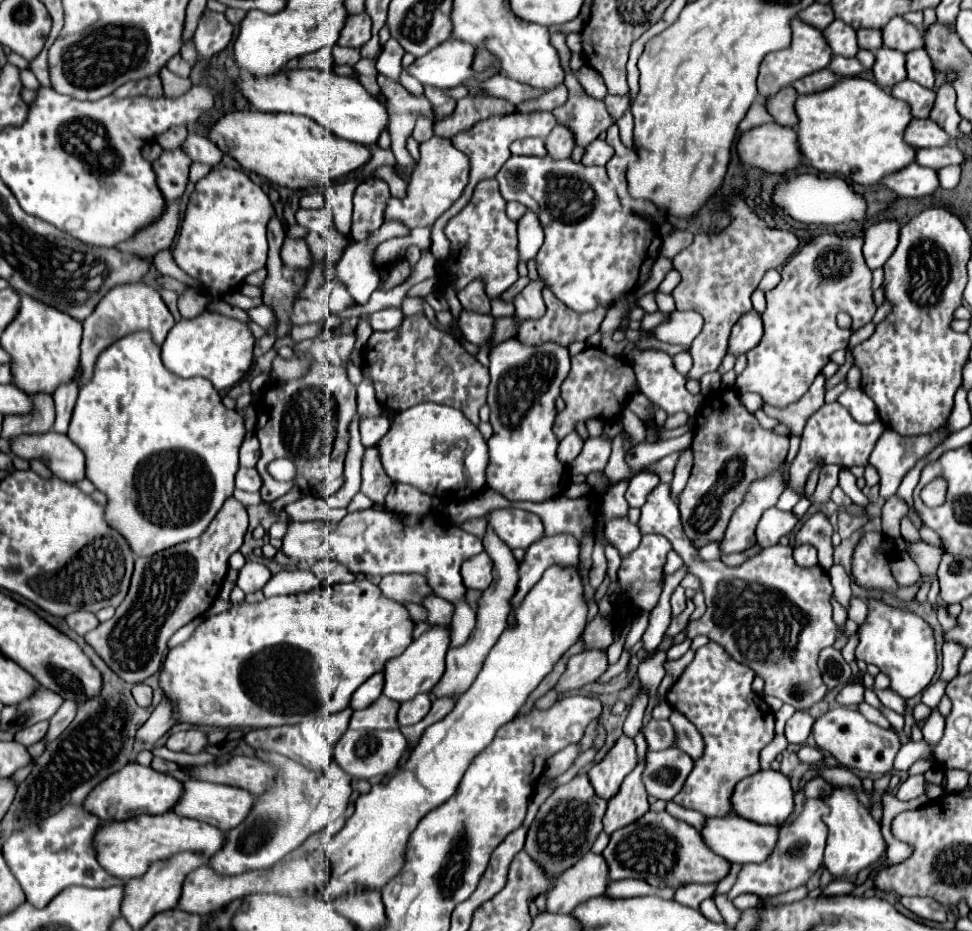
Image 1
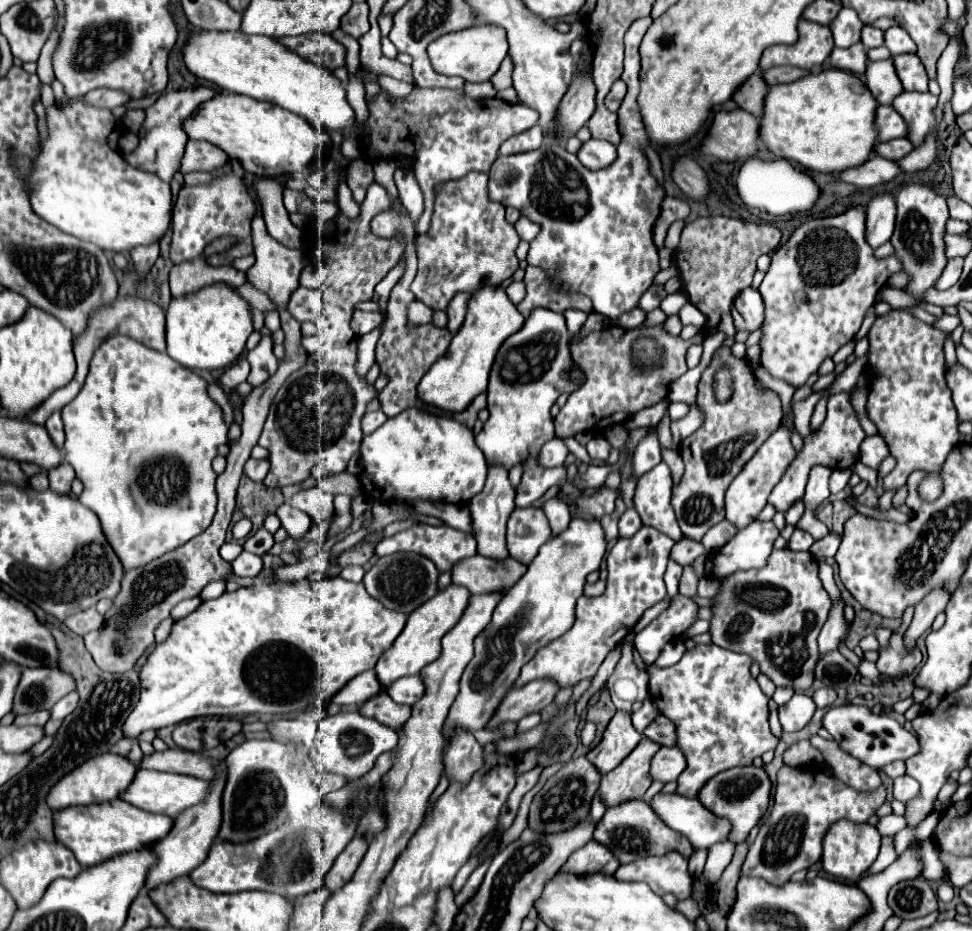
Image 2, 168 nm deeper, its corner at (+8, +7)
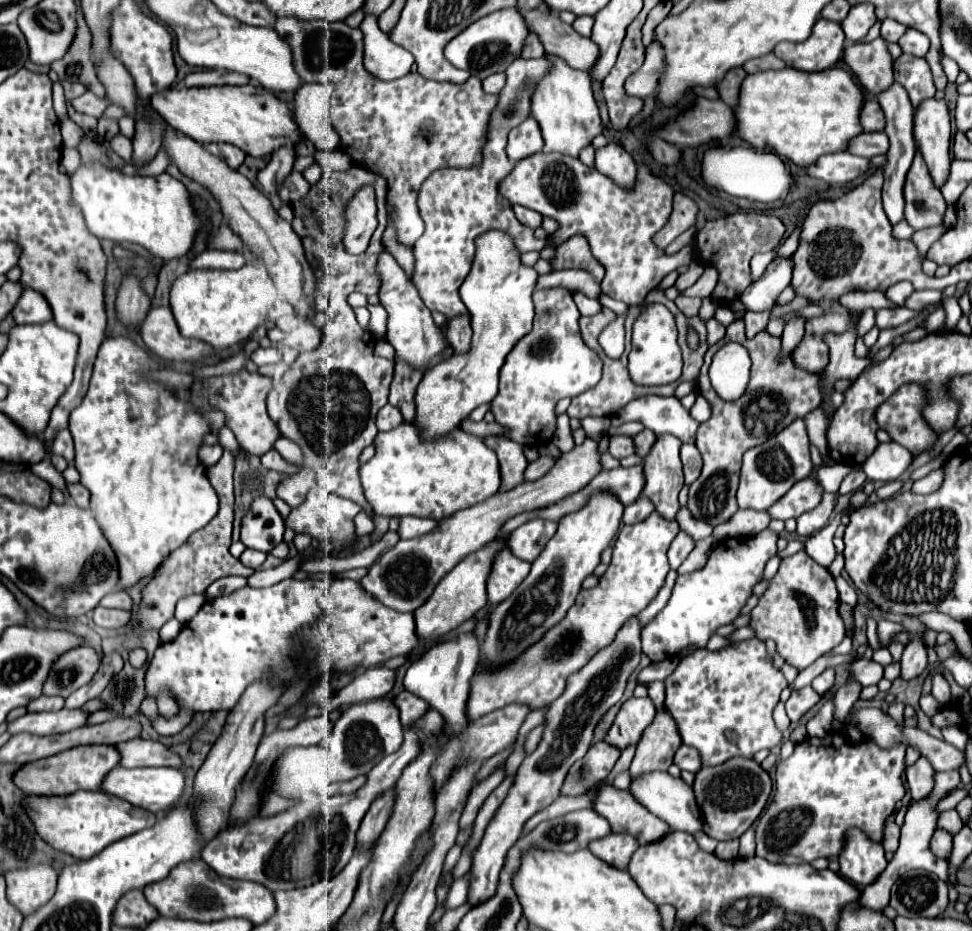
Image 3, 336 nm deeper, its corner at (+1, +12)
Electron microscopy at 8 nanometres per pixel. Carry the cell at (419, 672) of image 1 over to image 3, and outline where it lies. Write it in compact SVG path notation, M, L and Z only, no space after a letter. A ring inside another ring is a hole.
M505 538L495 540L481 548L479 552L473 552L471 556L465 556L441 582L439 588L435 588L435 596L423 604L423 608L415 610L415 626L417 626L417 646L407 654L411 662L423 658L427 648L439 644L439 638L447 636L449 632L457 630L465 620L469 620L479 608L487 606L487 592L485 592L485 580L487 572L491 570L491 556L495 556L495 550L505 548Z

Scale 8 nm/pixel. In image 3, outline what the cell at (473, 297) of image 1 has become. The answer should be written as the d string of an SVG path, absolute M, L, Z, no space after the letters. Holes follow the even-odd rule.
M459 314L447 322L445 328L447 340L453 346L455 352L465 352L471 342L471 326L469 326L469 314Z

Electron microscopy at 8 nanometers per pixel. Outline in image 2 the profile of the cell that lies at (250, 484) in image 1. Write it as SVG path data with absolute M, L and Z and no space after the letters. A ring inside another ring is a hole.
M248 459L244 465L244 473L252 479L252 481L264 481L266 473L270 469L270 461L268 459Z

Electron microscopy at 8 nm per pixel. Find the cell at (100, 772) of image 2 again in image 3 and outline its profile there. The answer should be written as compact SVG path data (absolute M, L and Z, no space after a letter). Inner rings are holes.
M109 744L77 746L23 766L19 772L15 772L15 784L19 784L23 792L33 796L67 796L77 790L99 790L105 776L119 764L121 764L121 754L115 746Z

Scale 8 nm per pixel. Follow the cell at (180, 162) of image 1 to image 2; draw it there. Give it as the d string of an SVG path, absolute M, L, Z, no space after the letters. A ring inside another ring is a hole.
M206 85L194 87L194 89L178 89L178 91L166 91L164 95L158 97L158 101L146 109L146 119L140 127L140 143L132 153L122 153L122 157L126 157L126 161L130 165L134 165L136 169L142 169L146 173L154 173L158 175L162 181L170 183L172 175L180 169L180 159L184 155L184 147L186 147L186 133L180 129L184 117L188 117L202 101L208 101L212 97L216 97L218 91L210 89Z

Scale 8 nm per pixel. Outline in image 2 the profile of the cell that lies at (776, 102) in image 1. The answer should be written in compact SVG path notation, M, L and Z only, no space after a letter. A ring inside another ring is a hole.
M754 73L752 77L748 77L748 81L744 81L744 85L740 85L740 89L736 89L732 99L740 109L752 113L754 117L760 117L766 91L768 91L768 85L760 77L760 73Z

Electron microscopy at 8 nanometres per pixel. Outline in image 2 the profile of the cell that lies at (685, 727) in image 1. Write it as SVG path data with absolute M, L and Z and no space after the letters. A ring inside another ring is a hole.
M658 715L646 729L644 729L644 735L660 745L676 745L676 729L672 725L672 721L664 719L662 715Z

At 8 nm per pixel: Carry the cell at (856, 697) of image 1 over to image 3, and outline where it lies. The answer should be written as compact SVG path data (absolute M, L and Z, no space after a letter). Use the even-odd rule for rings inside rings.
M829 668L829 670L823 672L823 674L819 674L819 676L813 680L813 688L815 688L815 692L819 692L821 696L823 696L825 692L829 692L829 690L833 688L833 684L835 684L835 670L833 670L833 668Z

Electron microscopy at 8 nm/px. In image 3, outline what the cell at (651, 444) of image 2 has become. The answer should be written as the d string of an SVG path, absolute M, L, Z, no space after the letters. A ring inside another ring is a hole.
M643 396L639 400L633 400L629 408L623 408L619 416L611 418L611 424L621 424L621 420L627 418L639 420L655 436L673 434L689 444L695 442L695 432L699 426L675 396Z

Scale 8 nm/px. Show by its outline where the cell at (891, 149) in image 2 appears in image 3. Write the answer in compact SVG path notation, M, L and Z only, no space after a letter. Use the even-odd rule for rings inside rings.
M863 132L859 138L851 142L851 148L847 148L851 154L859 154L863 158L873 158L877 154L887 154L889 150L889 138L885 132Z

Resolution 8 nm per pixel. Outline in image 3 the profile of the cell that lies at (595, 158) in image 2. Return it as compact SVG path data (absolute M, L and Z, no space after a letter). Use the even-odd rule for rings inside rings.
M615 142L595 150L595 168L605 176L611 176L619 186L629 188L635 182L635 162L631 154Z

